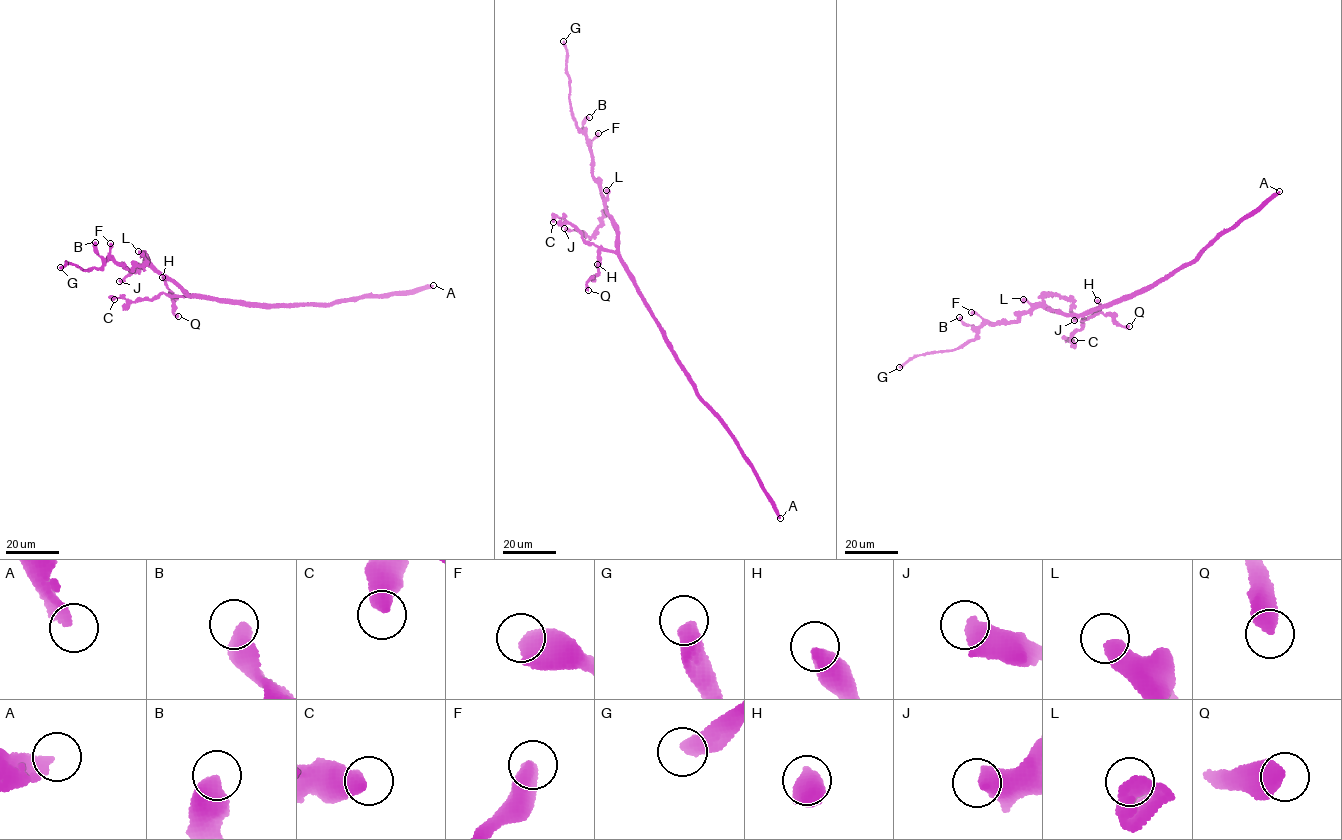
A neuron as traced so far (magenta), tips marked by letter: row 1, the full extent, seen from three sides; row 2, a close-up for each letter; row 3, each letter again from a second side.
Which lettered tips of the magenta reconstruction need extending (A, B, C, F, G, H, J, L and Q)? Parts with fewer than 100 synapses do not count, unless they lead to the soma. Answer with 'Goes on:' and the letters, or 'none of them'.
Goes on: G

